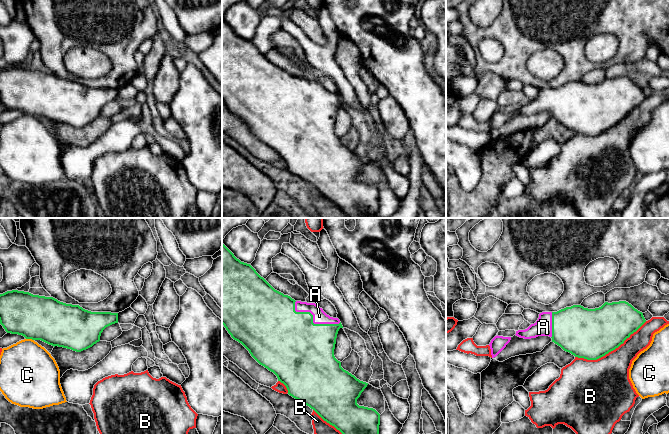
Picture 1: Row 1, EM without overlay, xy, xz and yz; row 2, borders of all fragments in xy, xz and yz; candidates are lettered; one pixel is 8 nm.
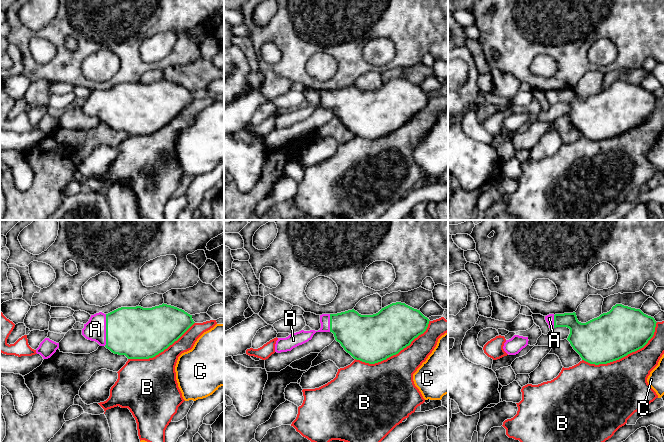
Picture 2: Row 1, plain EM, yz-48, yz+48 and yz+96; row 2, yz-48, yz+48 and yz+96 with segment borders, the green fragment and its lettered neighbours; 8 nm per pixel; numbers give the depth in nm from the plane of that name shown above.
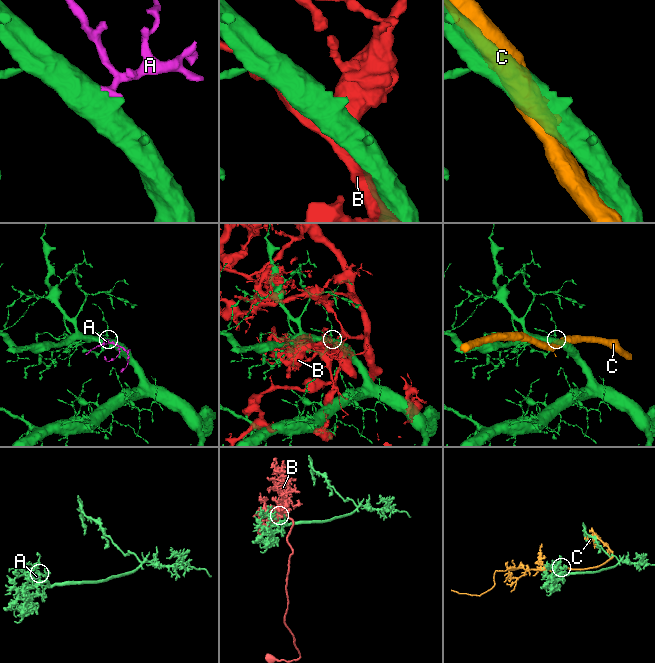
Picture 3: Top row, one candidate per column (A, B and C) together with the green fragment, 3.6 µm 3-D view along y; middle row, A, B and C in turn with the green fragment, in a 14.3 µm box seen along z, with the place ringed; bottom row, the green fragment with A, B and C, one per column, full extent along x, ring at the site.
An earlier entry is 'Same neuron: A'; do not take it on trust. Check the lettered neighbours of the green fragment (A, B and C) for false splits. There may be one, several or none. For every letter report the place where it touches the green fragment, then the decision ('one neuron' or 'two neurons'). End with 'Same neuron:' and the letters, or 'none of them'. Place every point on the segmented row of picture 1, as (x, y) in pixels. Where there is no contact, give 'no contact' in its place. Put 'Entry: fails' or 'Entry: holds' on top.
Entry: holds
A: contact xz (312, 320); one neuron
B: contact yz (610, 351); two neurons
C: contact xy (30, 338); two neurons
Same neuron: A

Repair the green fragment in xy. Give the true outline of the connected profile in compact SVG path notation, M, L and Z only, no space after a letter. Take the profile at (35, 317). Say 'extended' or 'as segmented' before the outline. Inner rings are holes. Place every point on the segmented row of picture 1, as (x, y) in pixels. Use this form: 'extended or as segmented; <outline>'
as segmented; M18 290L0 294L0 324L7 333L41 340L54 347L81 352L99 342L103 330L115 323L118 323L118 313L91 312L79 305L66 304L53 297Z

